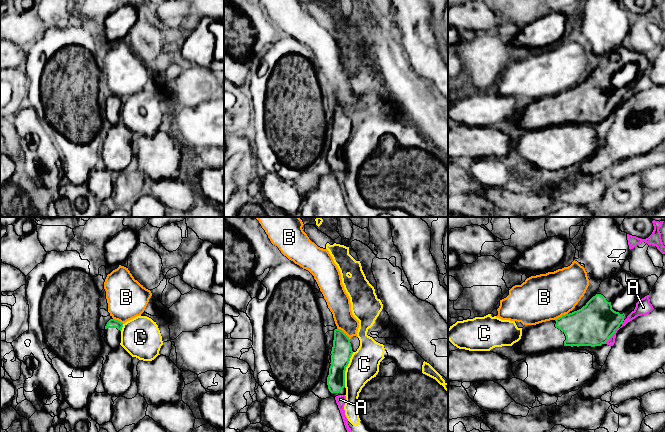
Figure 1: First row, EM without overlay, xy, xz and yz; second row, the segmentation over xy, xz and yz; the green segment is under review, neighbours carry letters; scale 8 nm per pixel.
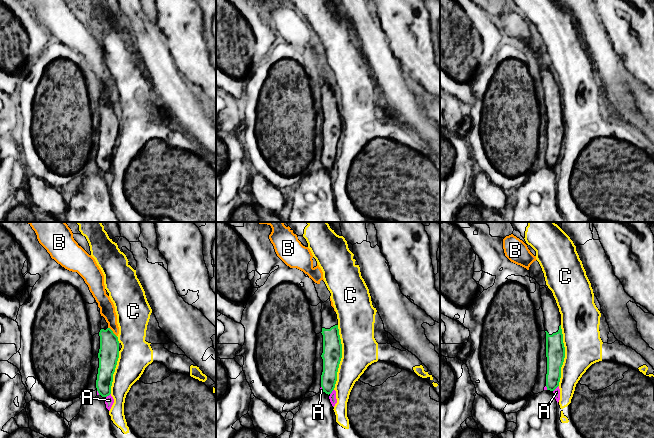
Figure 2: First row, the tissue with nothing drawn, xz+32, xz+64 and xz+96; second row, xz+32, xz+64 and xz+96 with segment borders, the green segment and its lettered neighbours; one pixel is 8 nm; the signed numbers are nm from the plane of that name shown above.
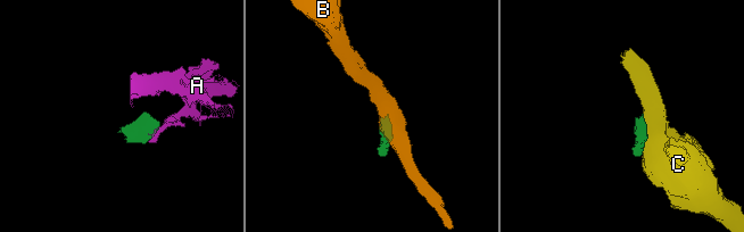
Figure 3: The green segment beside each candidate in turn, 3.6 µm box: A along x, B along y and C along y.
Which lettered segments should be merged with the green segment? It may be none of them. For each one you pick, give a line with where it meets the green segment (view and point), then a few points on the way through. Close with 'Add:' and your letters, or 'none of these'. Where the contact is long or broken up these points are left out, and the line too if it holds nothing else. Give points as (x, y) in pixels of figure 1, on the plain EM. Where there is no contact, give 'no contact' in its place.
Add: none of these

